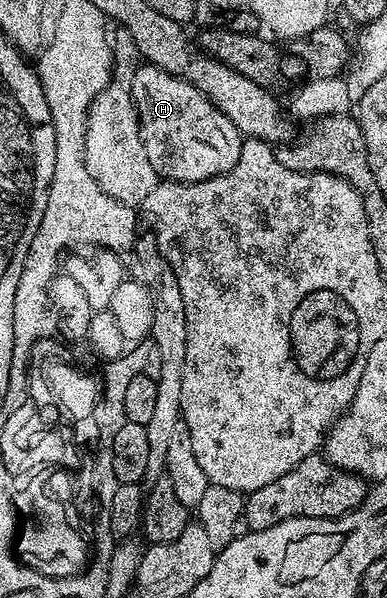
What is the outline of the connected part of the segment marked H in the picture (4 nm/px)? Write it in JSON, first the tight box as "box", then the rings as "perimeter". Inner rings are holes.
{"box":[130,64,243,182],"perimeter":[[[142,64],[132,76],[130,91],[134,97],[134,107],[138,109],[138,123],[142,126],[142,139],[145,151],[148,152],[148,160],[152,160],[152,168],[163,179],[175,182],[208,180],[212,176],[228,172],[240,160],[243,134],[236,128],[236,124],[232,124],[232,120],[228,120],[228,116],[224,116],[224,112],[216,108],[216,104],[212,104],[212,100],[205,98],[185,78]]]}

